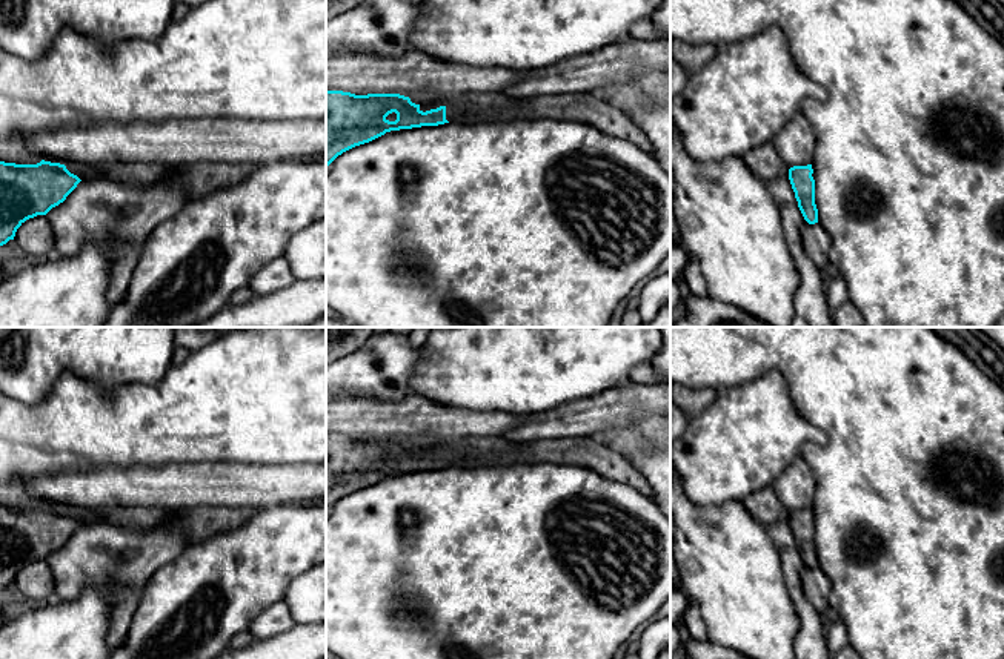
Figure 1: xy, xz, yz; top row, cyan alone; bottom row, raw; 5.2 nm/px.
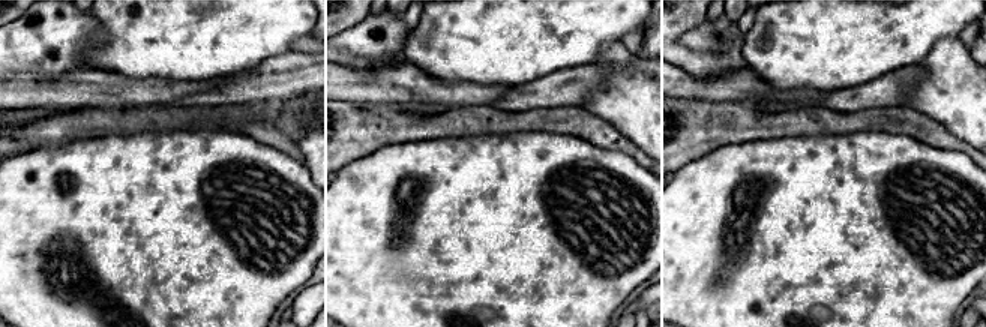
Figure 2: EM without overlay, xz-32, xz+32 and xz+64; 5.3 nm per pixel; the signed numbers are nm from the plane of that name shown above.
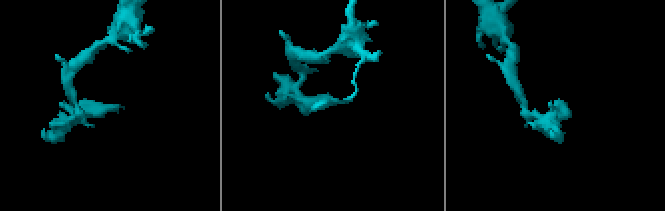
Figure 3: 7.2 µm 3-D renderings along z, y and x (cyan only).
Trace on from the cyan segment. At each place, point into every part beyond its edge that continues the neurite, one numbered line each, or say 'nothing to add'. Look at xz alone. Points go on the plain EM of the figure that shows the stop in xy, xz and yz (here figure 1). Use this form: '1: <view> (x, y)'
1: xz (475, 450)

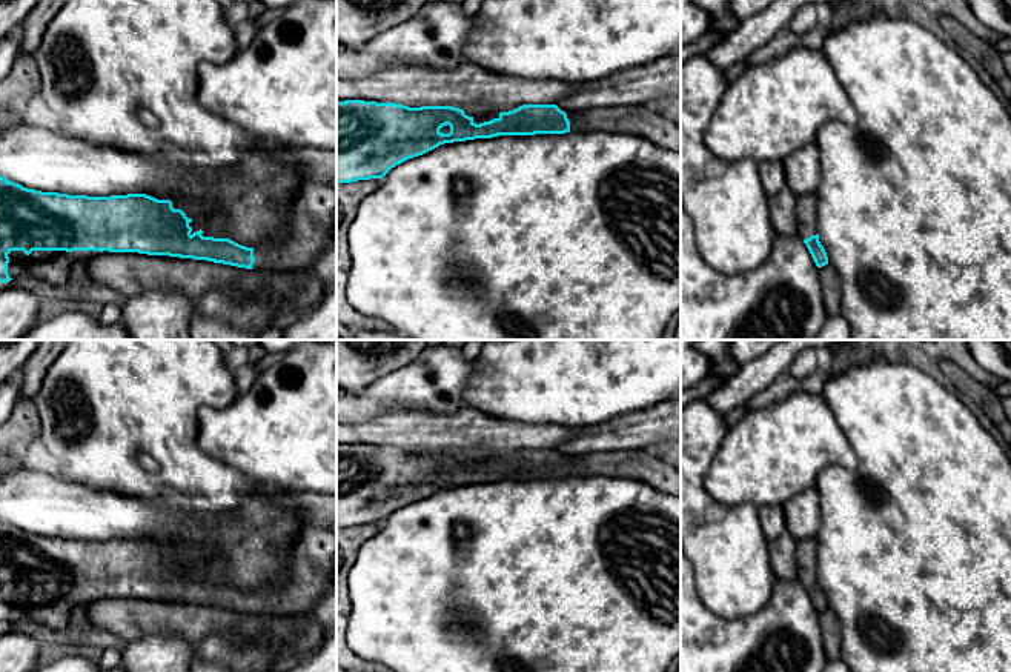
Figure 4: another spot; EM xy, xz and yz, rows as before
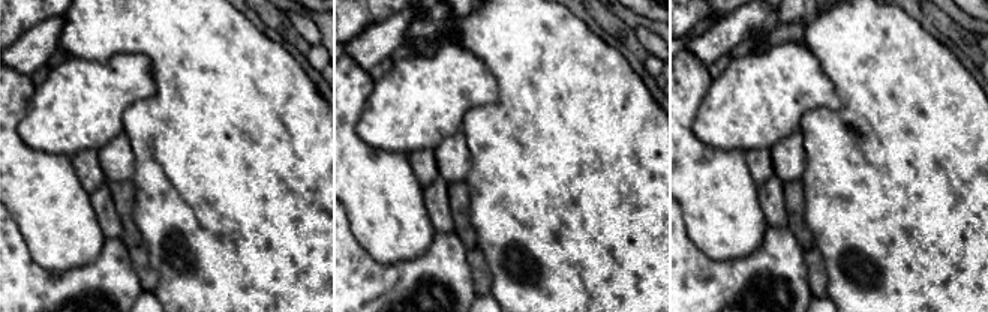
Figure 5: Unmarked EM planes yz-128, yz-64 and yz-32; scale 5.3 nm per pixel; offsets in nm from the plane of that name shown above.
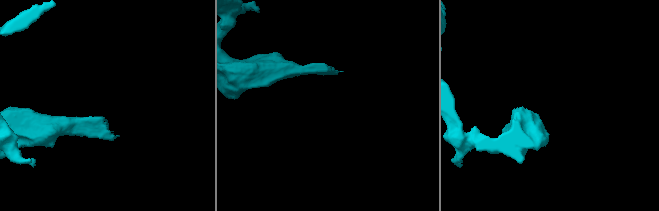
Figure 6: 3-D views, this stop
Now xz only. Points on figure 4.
1: xz (639, 465)

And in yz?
1: yz (805, 549)

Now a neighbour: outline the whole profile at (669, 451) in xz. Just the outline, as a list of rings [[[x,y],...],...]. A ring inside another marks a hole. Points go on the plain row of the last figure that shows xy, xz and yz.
[[[681,438],[661,441],[647,451],[681,472]]]

